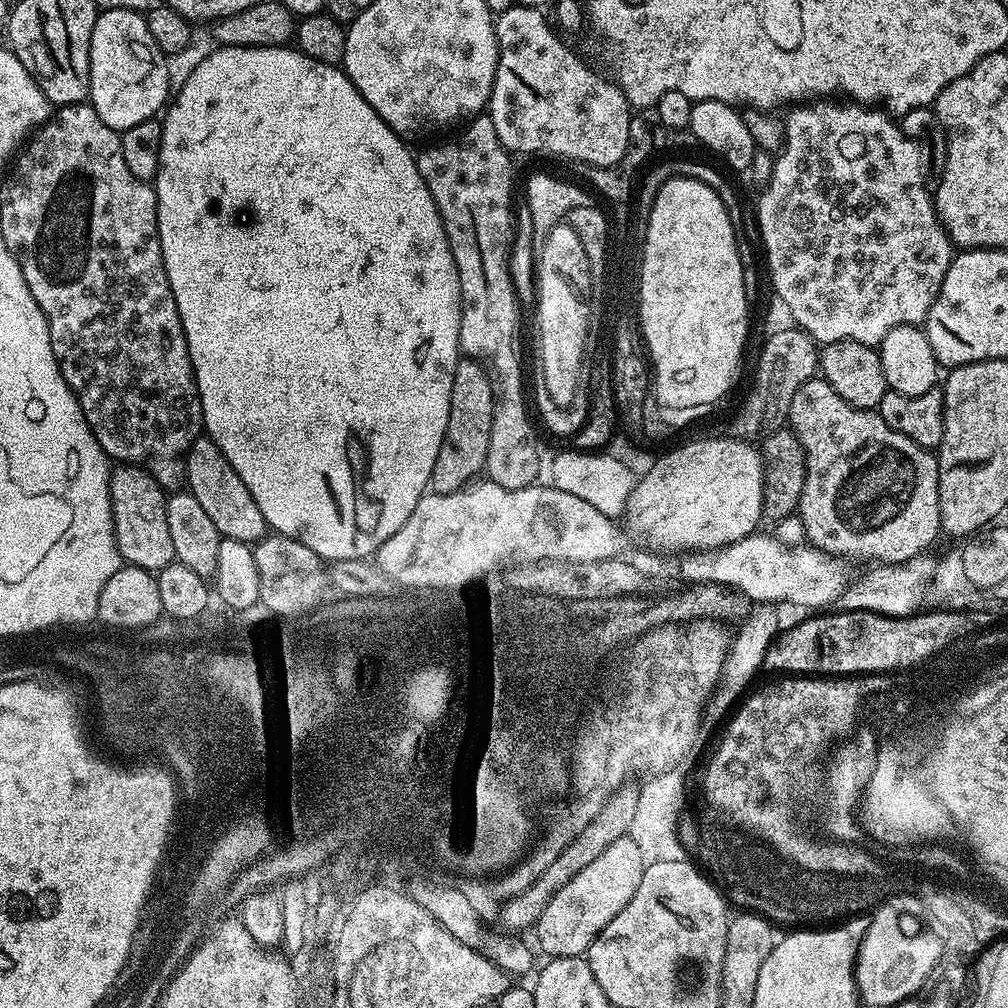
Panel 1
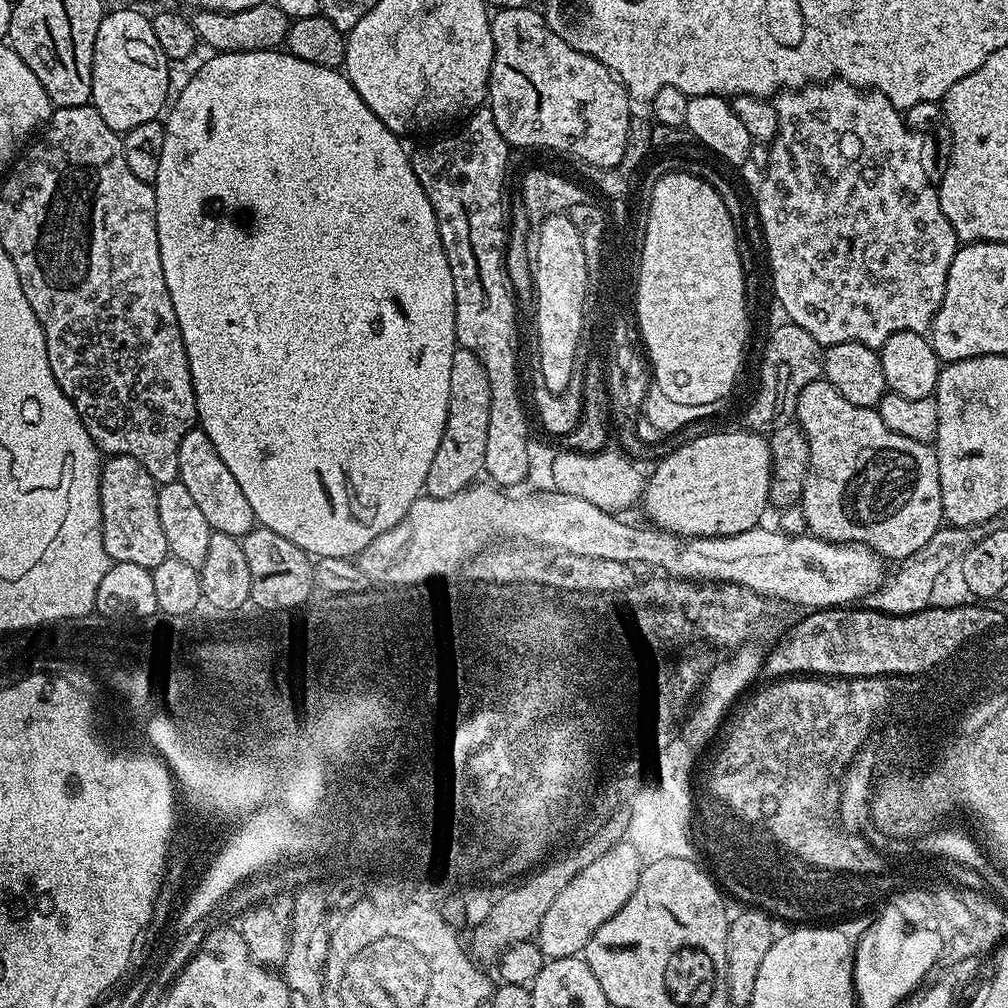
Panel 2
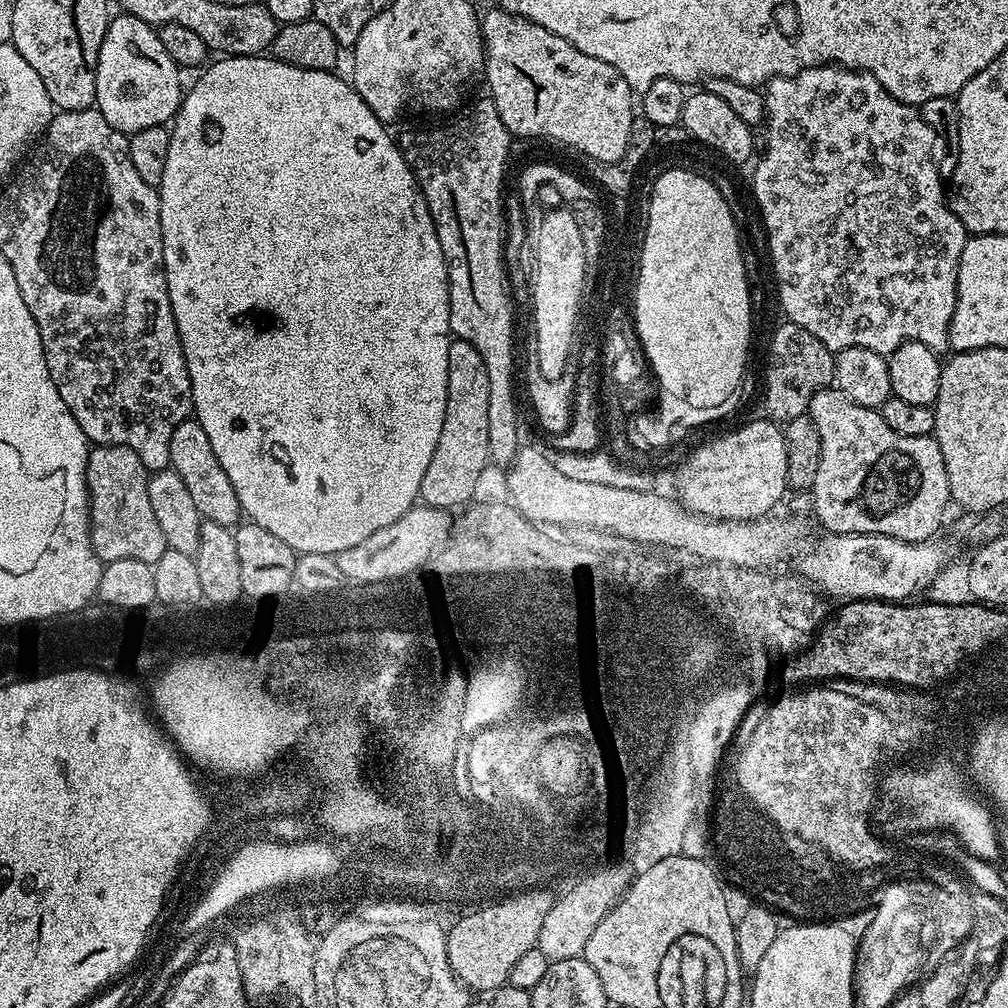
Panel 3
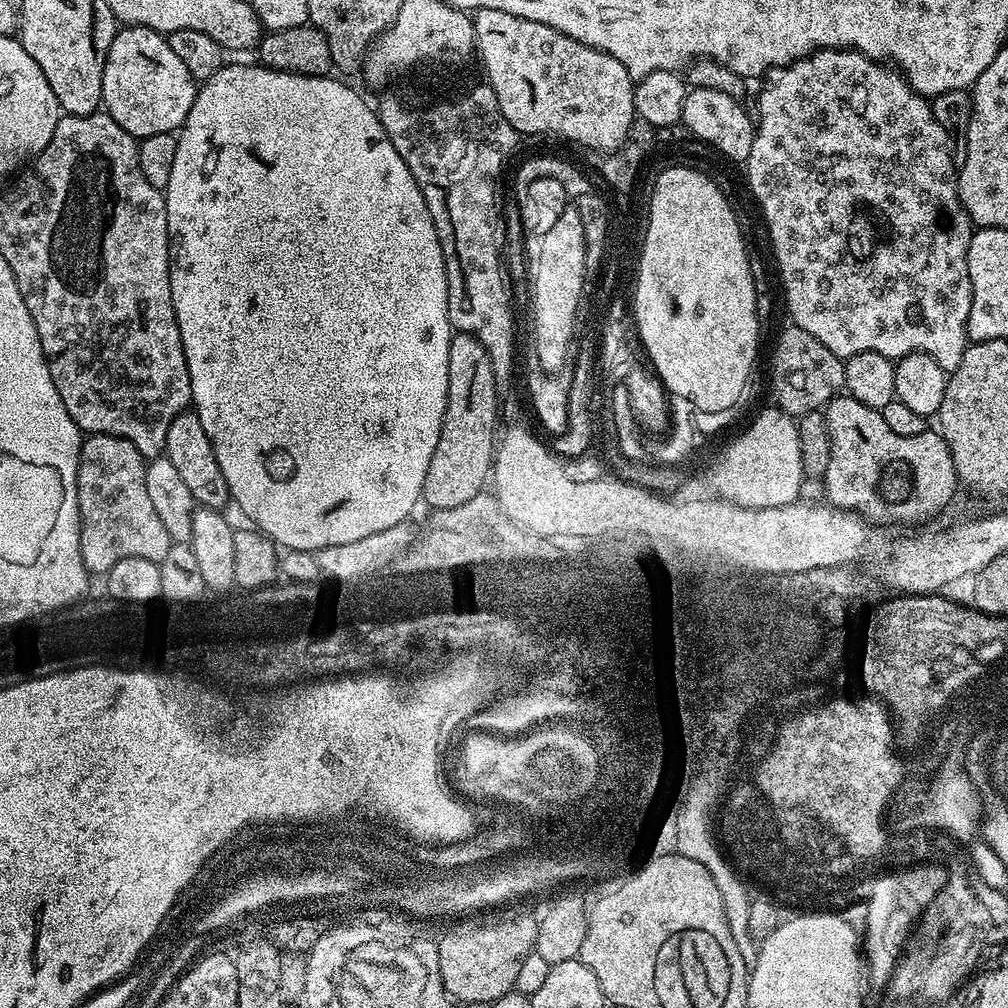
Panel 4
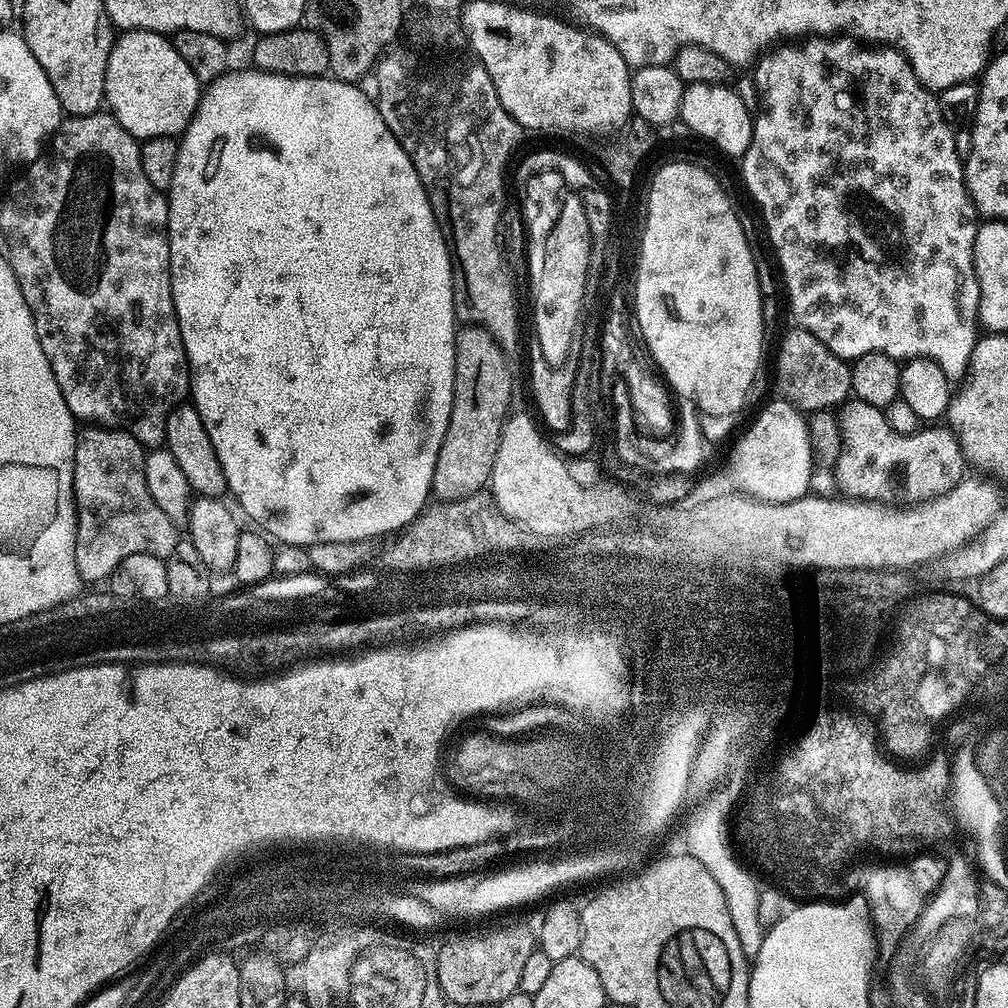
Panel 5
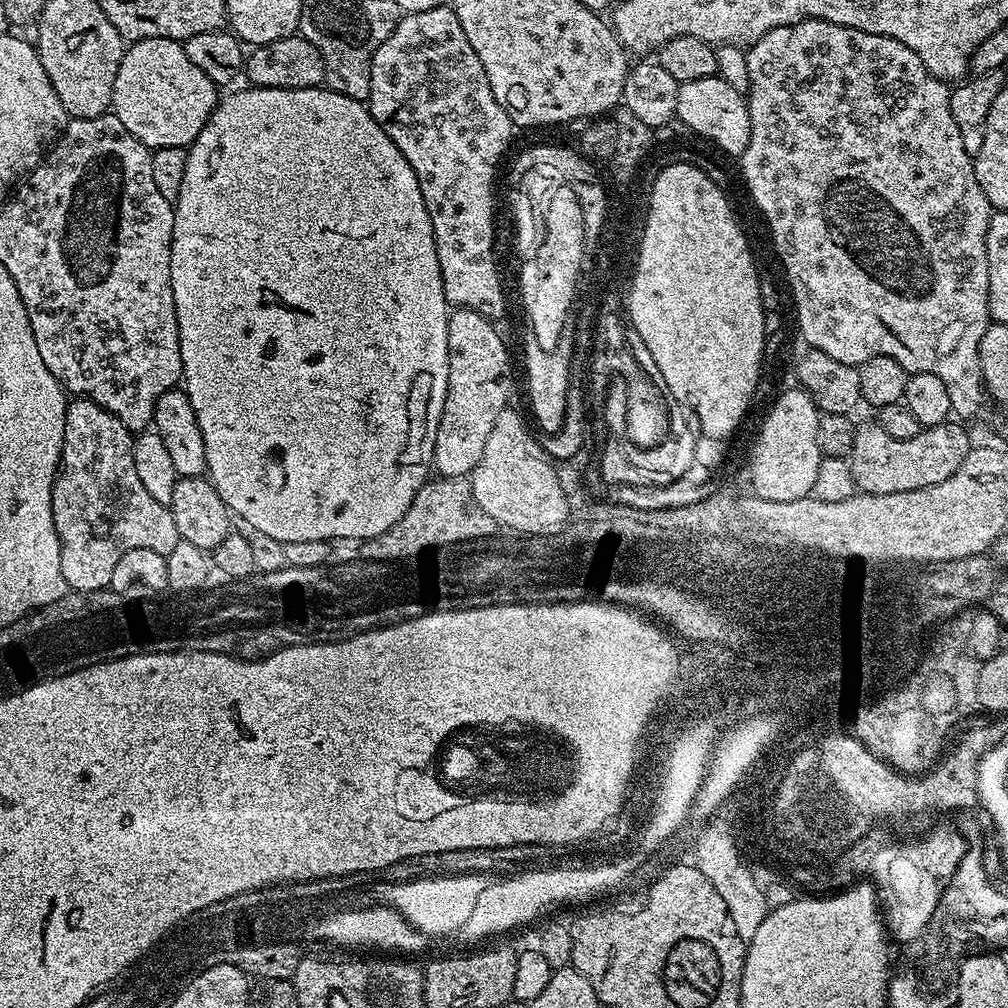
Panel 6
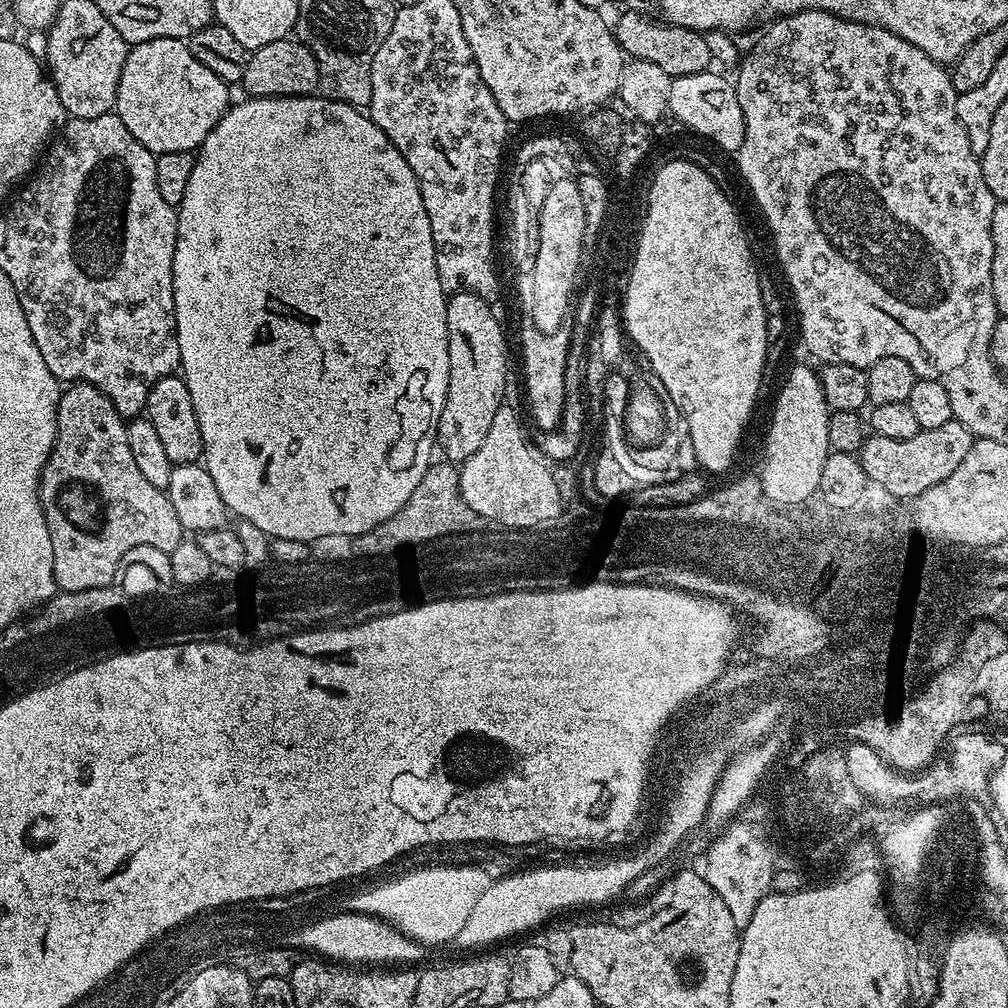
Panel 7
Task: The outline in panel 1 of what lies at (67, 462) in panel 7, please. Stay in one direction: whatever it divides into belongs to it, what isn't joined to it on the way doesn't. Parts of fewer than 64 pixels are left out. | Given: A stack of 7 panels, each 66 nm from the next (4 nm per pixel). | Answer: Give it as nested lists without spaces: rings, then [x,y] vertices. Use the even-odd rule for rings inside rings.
[[[125,463],[112,469],[110,498],[114,534],[121,561],[127,562],[133,568],[144,568],[153,574],[170,566],[176,556],[173,539],[170,538],[169,523],[166,522],[169,497],[160,483],[144,468]]]

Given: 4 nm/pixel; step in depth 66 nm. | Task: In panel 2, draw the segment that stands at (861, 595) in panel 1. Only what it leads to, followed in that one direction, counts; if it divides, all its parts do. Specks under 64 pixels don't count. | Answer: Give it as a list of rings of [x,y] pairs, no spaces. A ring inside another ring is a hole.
[[[945,525],[939,528],[930,538],[930,542],[918,550],[914,555],[908,556],[897,568],[898,572],[887,575],[881,588],[869,593],[865,597],[865,605],[879,612],[890,613],[891,616],[905,616],[908,613],[918,612],[918,606],[928,598],[932,578],[938,572],[944,571],[946,566],[954,565],[963,560],[965,554],[973,548],[982,538],[986,536],[987,527],[976,525],[974,527],[954,527]]]

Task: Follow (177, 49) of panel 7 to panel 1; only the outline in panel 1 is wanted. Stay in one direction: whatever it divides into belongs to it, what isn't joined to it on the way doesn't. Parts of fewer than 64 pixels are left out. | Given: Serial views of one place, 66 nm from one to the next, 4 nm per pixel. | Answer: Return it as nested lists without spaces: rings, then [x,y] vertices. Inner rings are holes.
[[[129,8],[103,9],[90,34],[88,90],[98,118],[117,130],[153,119],[170,100],[167,63],[164,51],[154,42],[154,34],[150,34],[148,21],[141,13]]]

